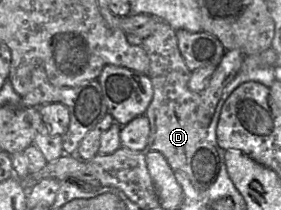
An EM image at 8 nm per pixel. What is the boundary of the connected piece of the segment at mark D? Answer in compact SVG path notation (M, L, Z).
M156 19L153 32L143 39L150 69L148 77L153 89L152 100L145 112L149 120L147 150L161 153L174 172L184 173L199 191L206 191L216 181L220 158L207 139L207 128L197 119L200 94L188 88L191 71L180 54L175 30L164 20Z

